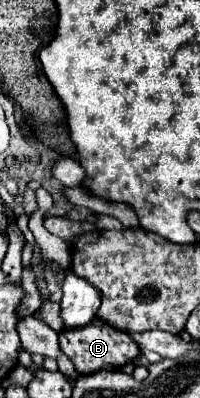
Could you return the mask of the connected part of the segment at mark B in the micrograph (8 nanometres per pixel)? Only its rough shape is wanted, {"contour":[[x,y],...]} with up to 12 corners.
{"contour":[[103,320],[59,334],[77,374],[119,370],[141,354]]}

